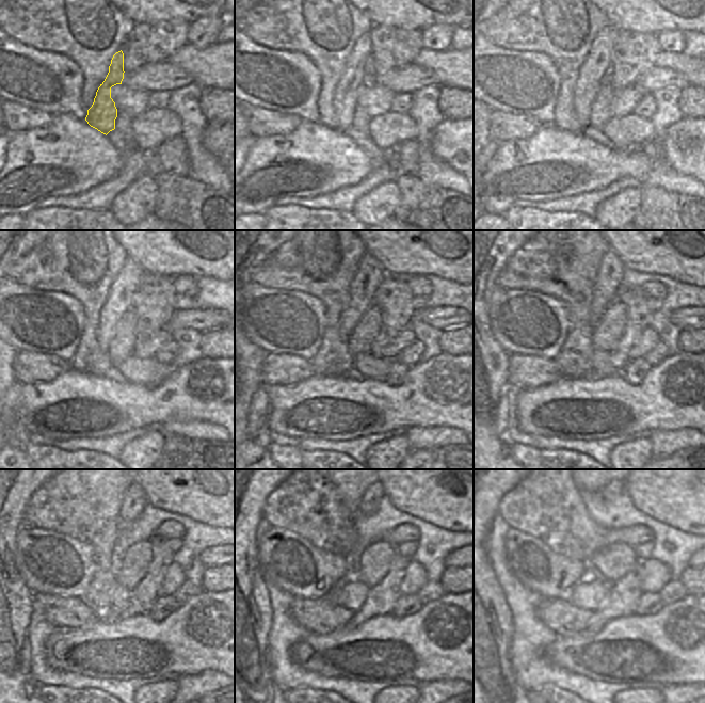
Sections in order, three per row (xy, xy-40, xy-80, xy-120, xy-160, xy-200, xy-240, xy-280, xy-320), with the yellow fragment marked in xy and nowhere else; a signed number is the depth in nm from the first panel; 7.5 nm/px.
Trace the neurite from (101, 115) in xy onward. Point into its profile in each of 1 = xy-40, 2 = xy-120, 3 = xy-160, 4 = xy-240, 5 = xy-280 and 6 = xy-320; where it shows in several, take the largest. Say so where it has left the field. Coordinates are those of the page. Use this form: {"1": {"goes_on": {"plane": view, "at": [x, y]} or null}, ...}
{"1": {"goes_on": {"plane": "xy-40", "at": [353, 78]}}, "2": {"goes_on": {"plane": "xy-120", "at": [118, 302]}}, "3": {"goes_on": {"plane": "xy-160", "at": [370, 273]}}, "4": {"goes_on": {"plane": "xy-240", "at": [134, 500]}}, "5": {"goes_on": {"plane": "xy-280", "at": [373, 494]}}, "6": {"goes_on": {"plane": "xy-320", "at": [611, 491]}}}

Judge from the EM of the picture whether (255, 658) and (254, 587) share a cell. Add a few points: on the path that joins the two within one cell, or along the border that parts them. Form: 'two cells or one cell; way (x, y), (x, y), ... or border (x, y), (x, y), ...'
one cell; way (253, 640), (254, 605)

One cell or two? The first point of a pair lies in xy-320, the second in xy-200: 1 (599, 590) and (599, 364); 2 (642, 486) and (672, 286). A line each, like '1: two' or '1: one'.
1: one
2: two

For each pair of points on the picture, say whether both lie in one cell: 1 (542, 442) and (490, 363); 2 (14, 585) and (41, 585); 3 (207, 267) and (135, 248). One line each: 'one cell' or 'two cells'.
1: two cells
2: two cells
3: one cell

